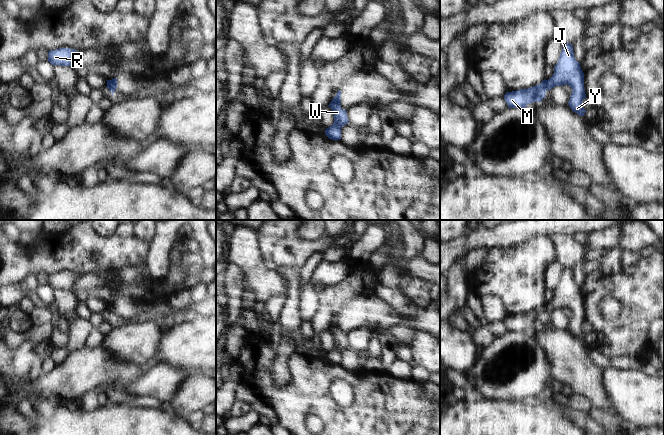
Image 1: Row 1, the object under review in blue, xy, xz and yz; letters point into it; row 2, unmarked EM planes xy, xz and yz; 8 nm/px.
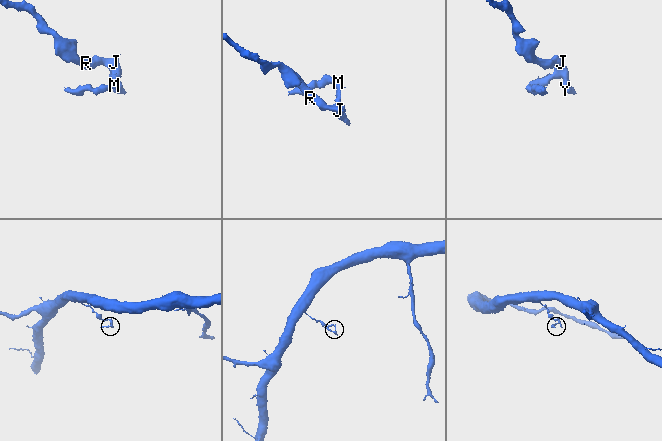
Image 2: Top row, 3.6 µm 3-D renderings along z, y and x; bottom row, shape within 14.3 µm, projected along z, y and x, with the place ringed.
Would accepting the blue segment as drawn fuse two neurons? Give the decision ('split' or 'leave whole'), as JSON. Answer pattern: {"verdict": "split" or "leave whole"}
{"verdict": "split"}

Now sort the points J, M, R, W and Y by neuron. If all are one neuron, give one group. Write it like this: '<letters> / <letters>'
J R W Y / M

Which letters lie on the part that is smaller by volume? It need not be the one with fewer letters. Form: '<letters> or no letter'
M

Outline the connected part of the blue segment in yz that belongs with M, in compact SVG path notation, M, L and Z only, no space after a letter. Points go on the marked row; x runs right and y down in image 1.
M544 79L540 84L527 89L520 89L517 91L506 92L504 99L508 108L526 108L526 106L533 102L541 102L545 98L547 88Z

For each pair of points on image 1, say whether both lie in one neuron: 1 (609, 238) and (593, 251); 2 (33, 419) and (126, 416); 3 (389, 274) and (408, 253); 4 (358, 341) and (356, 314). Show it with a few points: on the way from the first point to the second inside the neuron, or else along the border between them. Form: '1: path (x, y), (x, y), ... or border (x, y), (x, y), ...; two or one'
1: path (605, 239), (597, 247); one
2: path (56, 424), (103, 424); one
3: border (401, 234), (403, 257); two
4: border (369, 330), (354, 328), (346, 334); two

